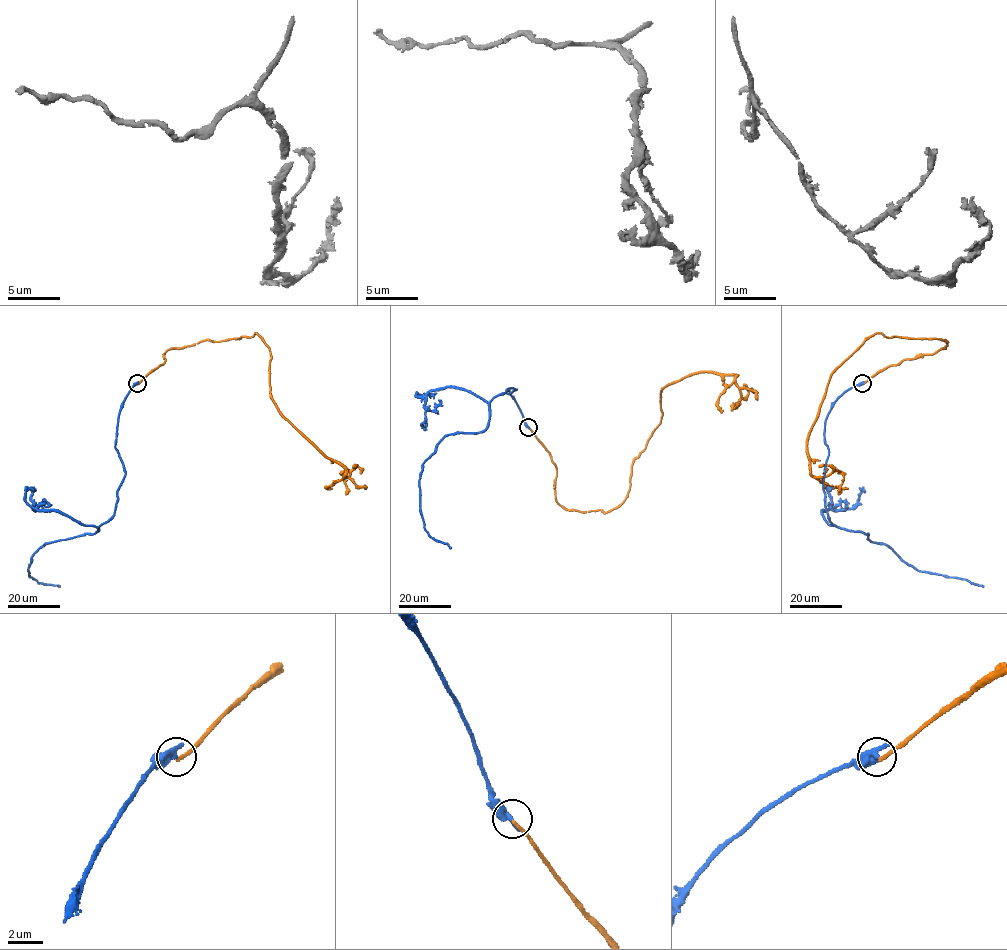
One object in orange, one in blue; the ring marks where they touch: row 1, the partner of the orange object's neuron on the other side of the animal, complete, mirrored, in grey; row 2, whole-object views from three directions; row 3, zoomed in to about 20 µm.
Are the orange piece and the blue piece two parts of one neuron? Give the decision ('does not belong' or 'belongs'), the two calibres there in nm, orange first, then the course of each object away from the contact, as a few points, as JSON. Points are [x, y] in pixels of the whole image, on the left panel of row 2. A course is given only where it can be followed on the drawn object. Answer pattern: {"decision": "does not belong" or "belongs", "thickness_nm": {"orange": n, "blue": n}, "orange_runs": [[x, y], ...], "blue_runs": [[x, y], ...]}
{"decision": "does not belong", "thickness_nm": {"orange": 200, "blue": 550}, "orange_runs": [[137, 383], [169, 349], [256, 333], [270, 350], [278, 411], [344, 476], [349, 471], [346, 494]], "blue_runs": [[137, 383], [117, 421], [125, 476], [115, 512], [98, 531], [46, 543], [31, 557], [29, 575], [59, 587]]}

